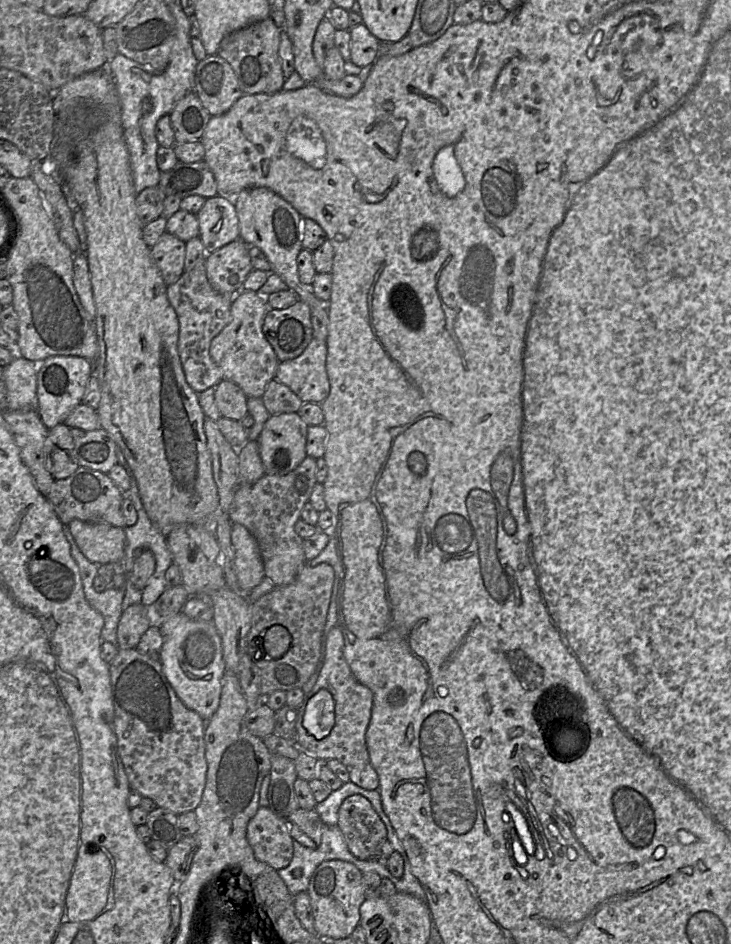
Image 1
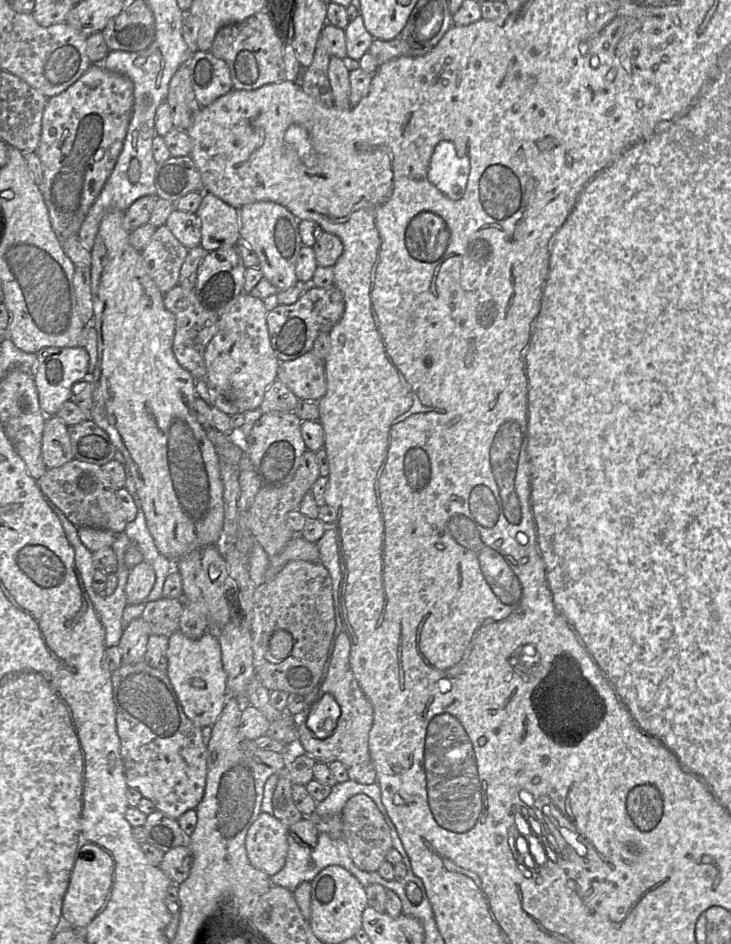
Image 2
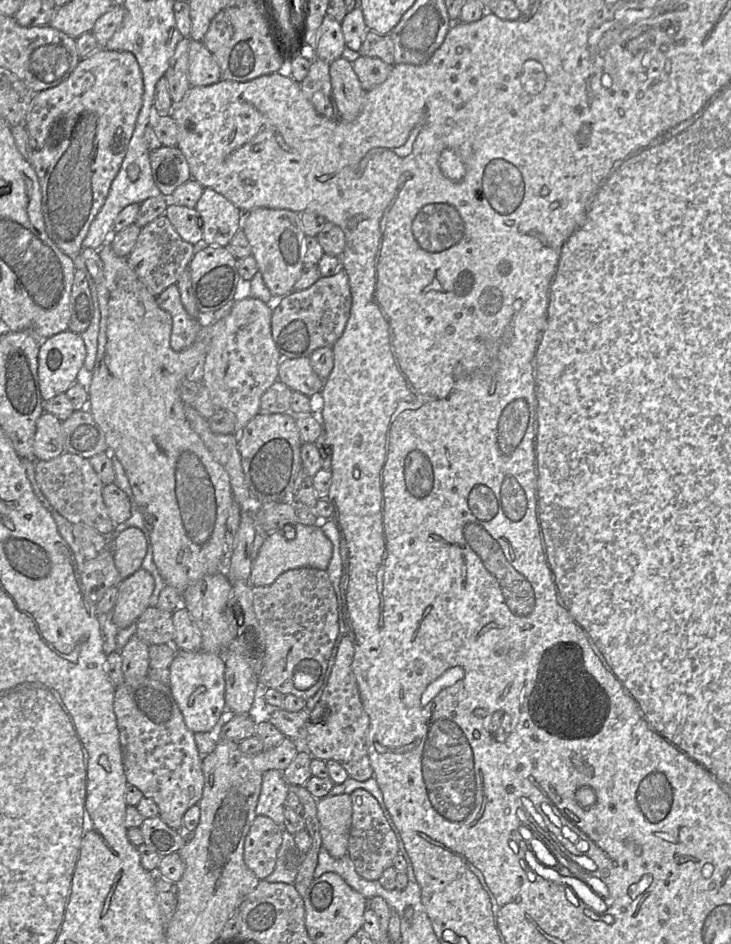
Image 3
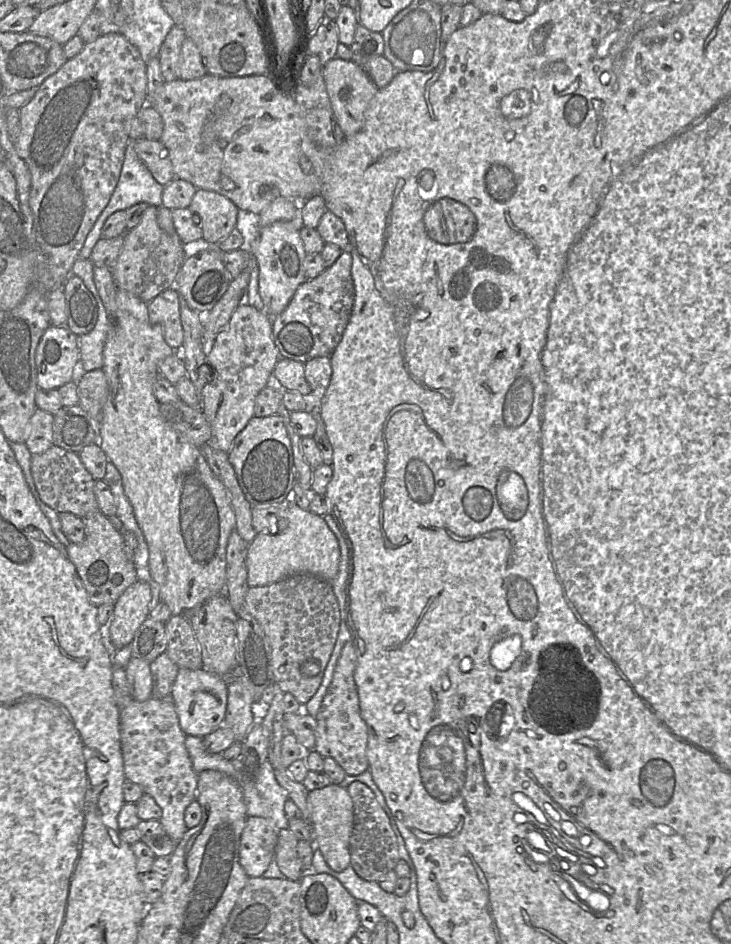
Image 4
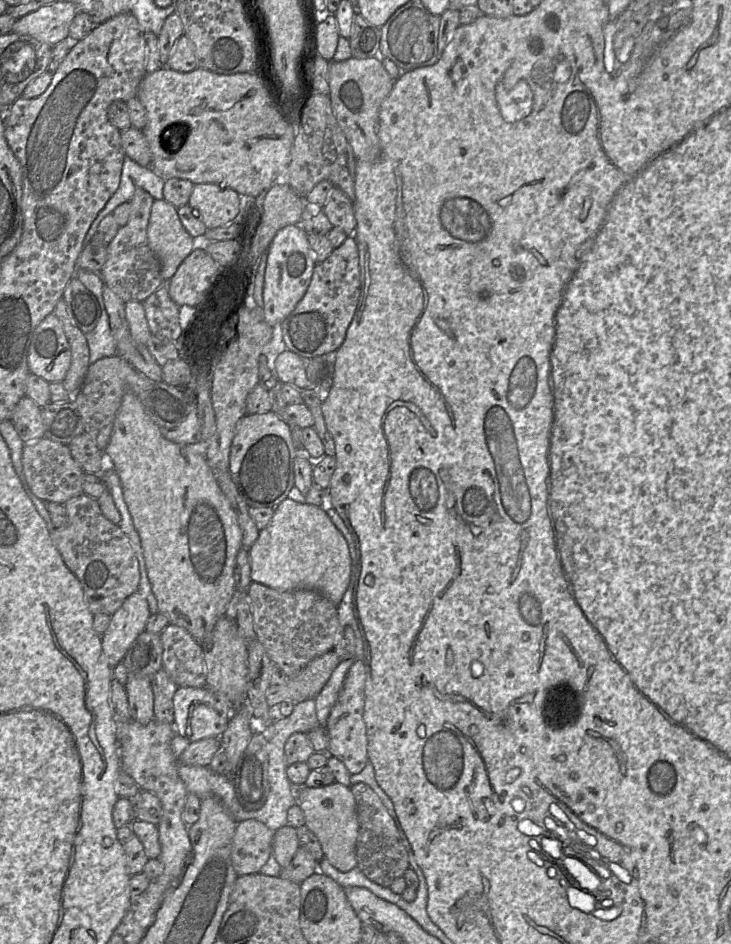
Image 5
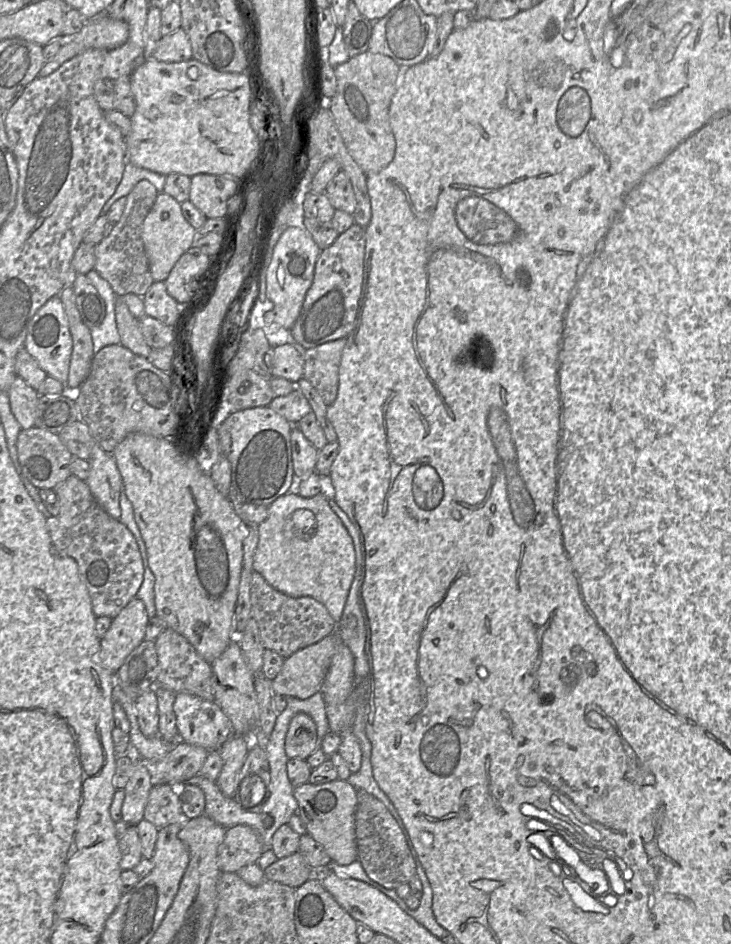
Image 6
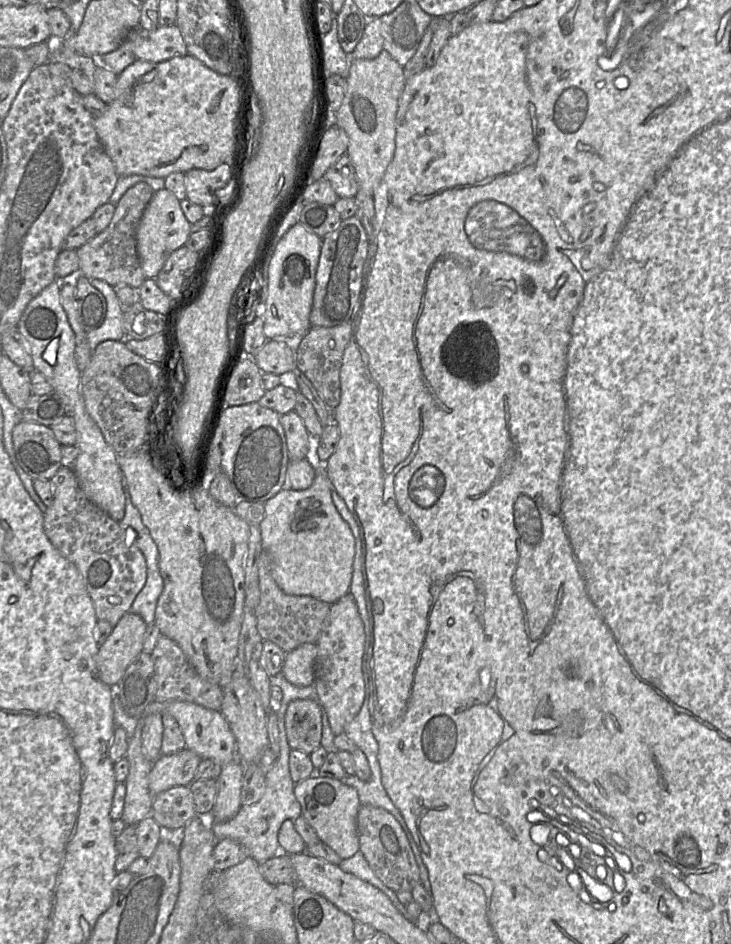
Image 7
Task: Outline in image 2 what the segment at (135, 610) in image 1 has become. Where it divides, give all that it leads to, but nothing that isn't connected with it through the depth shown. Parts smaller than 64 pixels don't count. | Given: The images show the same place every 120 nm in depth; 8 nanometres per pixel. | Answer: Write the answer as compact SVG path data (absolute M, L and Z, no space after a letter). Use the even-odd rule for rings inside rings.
M140 616L133 619L123 630L119 644L122 664L136 664L144 661L150 628Z

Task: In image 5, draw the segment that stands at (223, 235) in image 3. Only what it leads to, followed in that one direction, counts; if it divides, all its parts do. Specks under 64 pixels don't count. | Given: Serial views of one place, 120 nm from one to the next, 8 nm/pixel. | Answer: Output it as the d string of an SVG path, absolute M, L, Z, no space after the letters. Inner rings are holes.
M214 183L195 184L188 205L198 211L207 229L222 227L239 215L241 195Z

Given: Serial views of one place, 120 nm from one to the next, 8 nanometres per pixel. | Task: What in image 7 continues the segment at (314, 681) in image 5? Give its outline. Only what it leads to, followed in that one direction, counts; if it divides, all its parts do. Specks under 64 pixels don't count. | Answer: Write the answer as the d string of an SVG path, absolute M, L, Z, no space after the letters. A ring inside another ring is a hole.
M316 643L301 644L286 653L281 673L294 686L308 687L314 685L316 657Z

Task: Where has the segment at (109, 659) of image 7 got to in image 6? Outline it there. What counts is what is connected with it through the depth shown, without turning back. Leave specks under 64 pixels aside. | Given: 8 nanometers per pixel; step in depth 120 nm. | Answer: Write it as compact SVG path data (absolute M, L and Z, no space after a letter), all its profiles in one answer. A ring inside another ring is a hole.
M134 597L112 619L110 628L100 639L100 663L116 673L126 657L144 640L148 620L143 601Z

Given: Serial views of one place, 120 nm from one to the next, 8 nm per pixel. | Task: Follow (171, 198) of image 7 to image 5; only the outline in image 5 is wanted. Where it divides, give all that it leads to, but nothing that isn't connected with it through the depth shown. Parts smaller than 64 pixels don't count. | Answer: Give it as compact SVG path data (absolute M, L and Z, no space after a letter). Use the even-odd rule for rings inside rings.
M165 199L153 202L147 237L150 248L160 261L164 283L173 277L183 260L199 243L184 228L177 208Z

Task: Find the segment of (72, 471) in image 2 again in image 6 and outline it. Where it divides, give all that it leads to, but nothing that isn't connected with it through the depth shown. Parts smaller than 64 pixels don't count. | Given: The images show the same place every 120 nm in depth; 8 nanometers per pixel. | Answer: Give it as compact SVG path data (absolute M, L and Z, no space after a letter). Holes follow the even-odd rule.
M36 426L21 429L16 447L22 473L38 489L54 489L72 474L73 455L56 434Z

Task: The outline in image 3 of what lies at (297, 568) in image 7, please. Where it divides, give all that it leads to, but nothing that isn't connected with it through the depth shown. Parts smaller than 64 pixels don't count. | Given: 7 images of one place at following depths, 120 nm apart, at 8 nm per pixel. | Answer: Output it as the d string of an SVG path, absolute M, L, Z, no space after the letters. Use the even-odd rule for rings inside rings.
M301 523L290 525L294 530L291 537L278 537L279 531L267 533L256 558L252 561L249 583L253 587L270 586L284 572L297 568L327 569L332 557L333 546L318 526L306 526Z

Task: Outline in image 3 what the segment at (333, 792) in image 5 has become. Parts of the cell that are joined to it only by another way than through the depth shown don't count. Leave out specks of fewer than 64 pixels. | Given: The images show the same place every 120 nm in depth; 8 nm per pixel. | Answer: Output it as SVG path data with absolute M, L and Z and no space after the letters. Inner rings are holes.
M350 794L328 795L317 800L322 846L334 858L348 854L352 824Z

